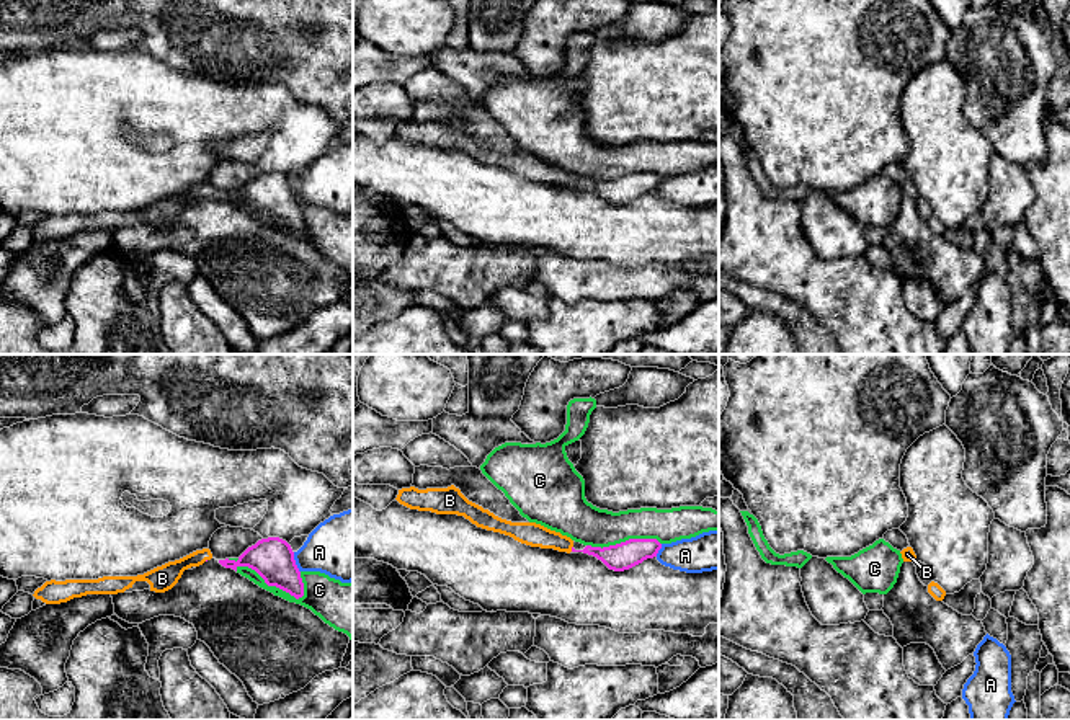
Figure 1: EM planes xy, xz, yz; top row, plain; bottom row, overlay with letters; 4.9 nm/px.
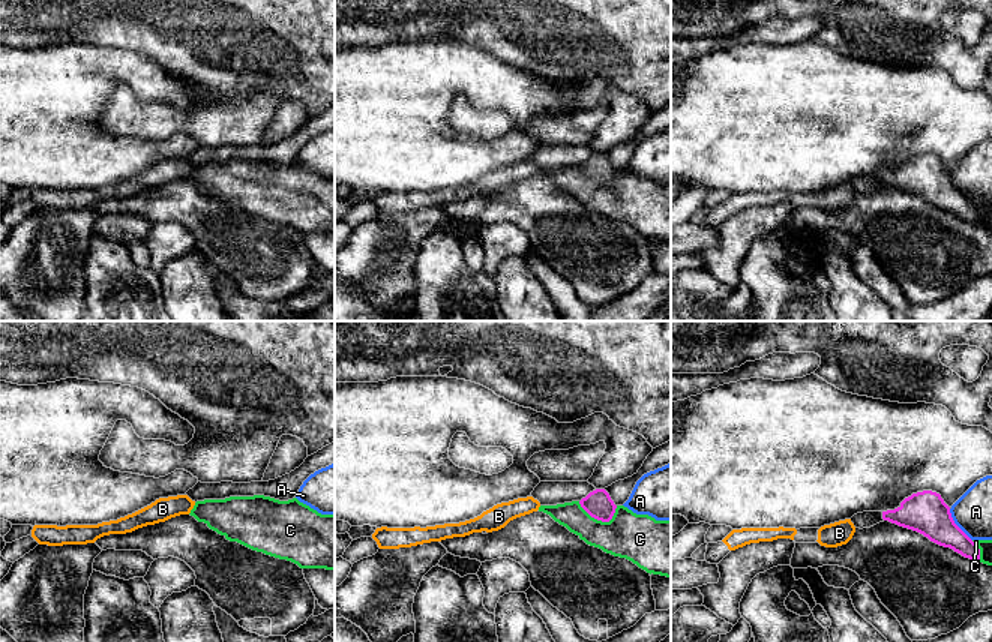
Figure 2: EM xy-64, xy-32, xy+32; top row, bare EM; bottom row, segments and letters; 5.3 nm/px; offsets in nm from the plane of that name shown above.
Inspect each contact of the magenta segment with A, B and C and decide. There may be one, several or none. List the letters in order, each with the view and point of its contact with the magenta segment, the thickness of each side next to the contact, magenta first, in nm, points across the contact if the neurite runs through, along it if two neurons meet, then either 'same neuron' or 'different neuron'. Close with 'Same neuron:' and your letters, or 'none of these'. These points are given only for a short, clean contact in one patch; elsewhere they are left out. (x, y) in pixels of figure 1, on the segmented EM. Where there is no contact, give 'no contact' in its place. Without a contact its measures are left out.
A: xy (294, 562) | 200/300 nm | different neuron
B: xz (572, 549) | 140/120 nm | across xz (619, 557), (572, 549), (533, 534) | same neuron
C: xy (270, 585) | 200/160 nm | different neuron
Same neuron: B

